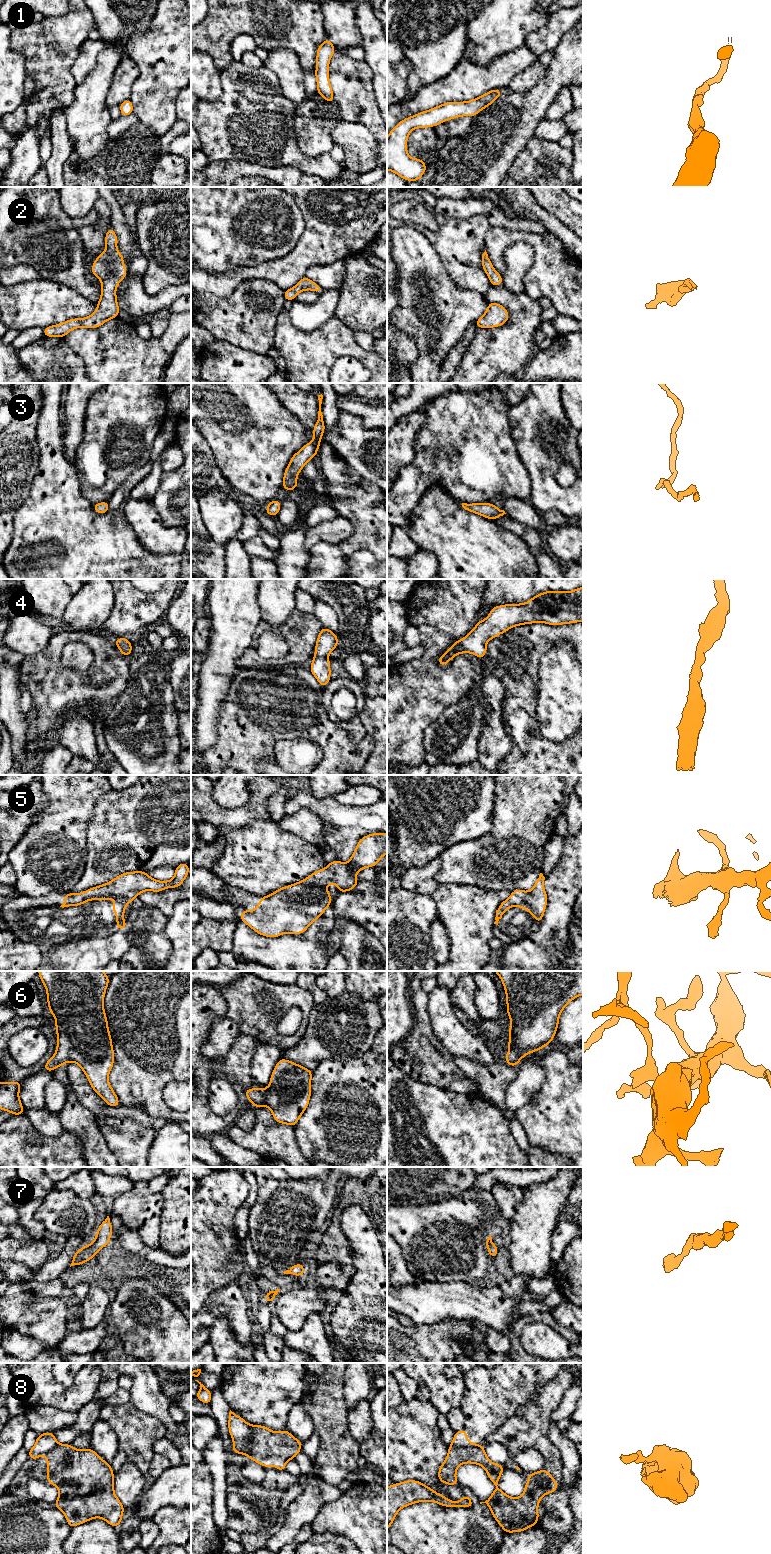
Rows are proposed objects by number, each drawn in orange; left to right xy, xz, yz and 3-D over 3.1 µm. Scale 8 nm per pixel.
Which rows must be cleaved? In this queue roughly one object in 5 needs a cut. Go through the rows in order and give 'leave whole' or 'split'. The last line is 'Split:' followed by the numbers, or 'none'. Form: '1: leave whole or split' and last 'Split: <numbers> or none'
1: leave whole
2: leave whole
3: leave whole
4: leave whole
5: leave whole
6: leave whole
7: leave whole
8: split
Split: 8

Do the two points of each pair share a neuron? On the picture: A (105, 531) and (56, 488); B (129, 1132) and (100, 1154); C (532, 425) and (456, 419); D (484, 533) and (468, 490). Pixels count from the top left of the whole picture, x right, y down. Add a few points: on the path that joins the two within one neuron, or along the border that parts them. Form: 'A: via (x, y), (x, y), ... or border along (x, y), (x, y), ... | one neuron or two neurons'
A: via (93, 525), (68, 500) | one neuron
B: border along (98, 1126), (108, 1149), (115, 1156) | two neurons
C: border along (509, 406), (508, 422), (515, 446) | two neurons
D: border along (442, 488), (461, 503) | two neurons

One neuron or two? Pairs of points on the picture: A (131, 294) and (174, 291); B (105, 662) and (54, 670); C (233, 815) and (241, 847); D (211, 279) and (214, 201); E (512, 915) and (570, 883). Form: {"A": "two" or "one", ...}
{"A": "one", "B": "one", "C": "two", "D": "two", "E": "two"}

